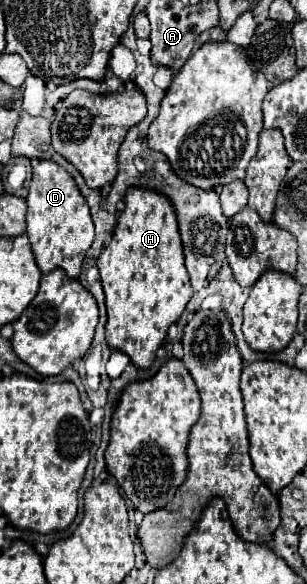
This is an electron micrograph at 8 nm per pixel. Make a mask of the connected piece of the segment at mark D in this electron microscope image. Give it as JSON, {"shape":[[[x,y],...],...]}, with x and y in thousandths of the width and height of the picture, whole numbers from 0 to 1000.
{"shape":[[[104,274],[104,308],[85,349],[85,401],[98,408],[124,459],[137,466],[208,459],[228,476],[254,476],[274,438],[306,411],[306,384],[280,339],[267,339],[241,305],[228,305],[228,298],[182,277]]]}

